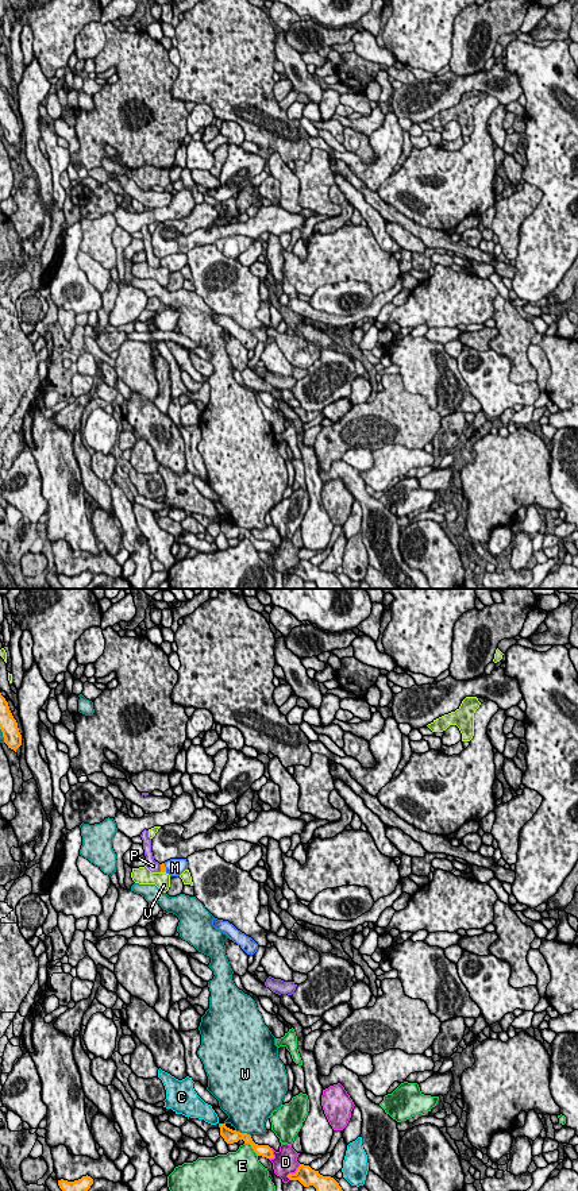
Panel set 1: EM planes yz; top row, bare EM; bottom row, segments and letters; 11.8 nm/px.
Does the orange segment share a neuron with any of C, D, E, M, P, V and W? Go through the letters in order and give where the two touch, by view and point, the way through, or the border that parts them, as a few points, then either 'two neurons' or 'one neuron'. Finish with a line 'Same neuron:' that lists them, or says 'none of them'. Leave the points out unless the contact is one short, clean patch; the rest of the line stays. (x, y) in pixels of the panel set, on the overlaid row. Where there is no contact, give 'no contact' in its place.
C: yz (222, 1125) | two neurons
D: yz (292, 1174) | two neurons
E: yz (251, 1147) | two neurons
M: yz (165, 867) | across yz (162, 866), (165, 867), (174, 867) | one neuron
P: yz (161, 868) | along yz (160, 864), (161, 871) | two neurons
V: yz (164, 871) | two neurons
W: yz (243, 1133) | two neurons
Same neuron: M

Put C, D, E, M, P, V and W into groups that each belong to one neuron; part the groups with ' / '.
C / D / E / M / P / V / W

